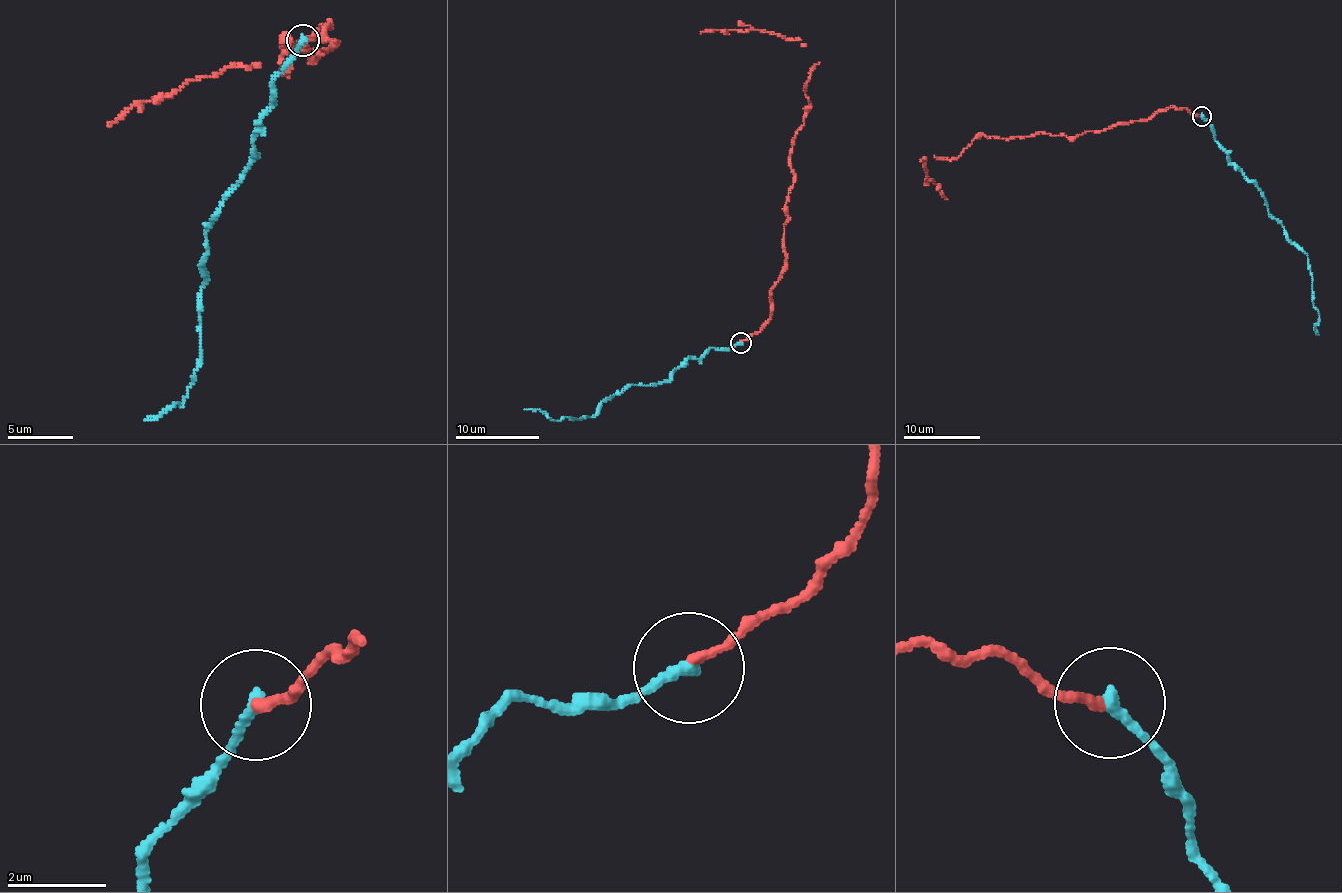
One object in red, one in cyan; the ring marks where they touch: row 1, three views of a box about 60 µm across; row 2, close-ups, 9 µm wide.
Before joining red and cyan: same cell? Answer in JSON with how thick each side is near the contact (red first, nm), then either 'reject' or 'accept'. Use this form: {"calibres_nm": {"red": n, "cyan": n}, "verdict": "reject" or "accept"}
{"calibres_nm": {"red": 190, "cyan": 240}, "verdict": "accept"}

